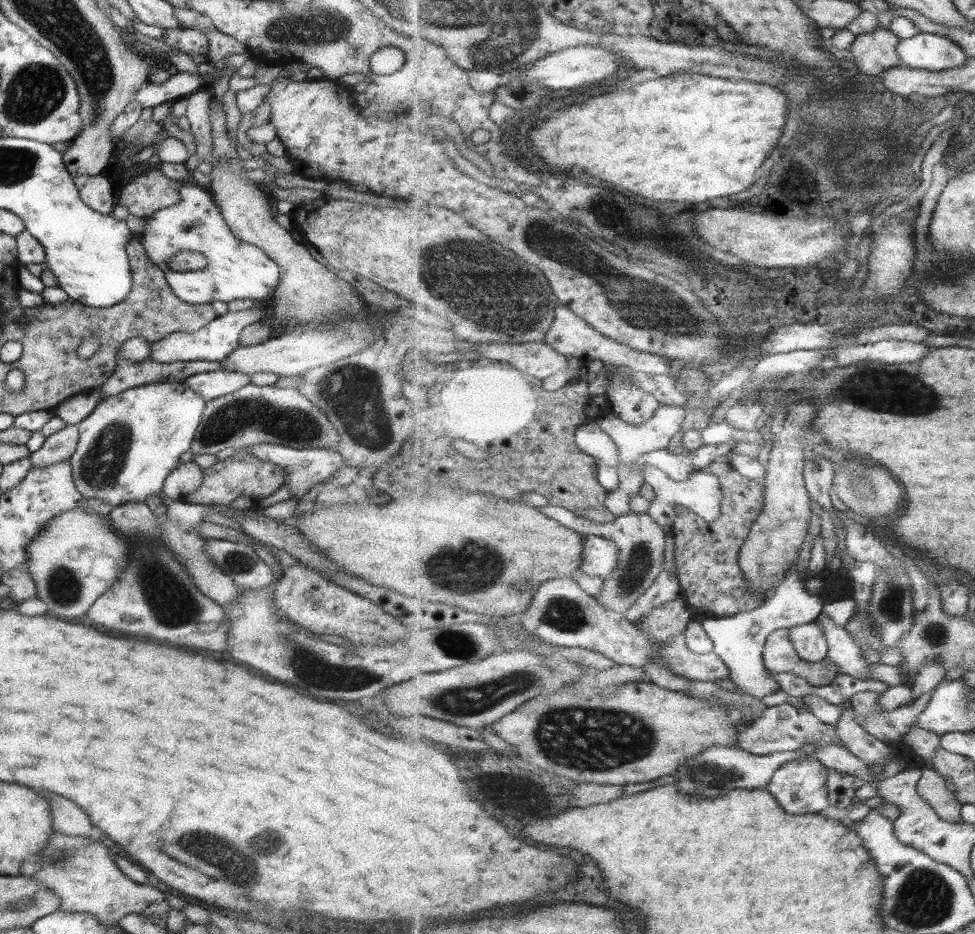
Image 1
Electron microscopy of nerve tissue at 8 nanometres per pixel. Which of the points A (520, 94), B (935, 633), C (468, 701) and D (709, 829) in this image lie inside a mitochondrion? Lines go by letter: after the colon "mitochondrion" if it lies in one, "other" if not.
A: other
B: mitochondrion
C: mitochondrion
D: other

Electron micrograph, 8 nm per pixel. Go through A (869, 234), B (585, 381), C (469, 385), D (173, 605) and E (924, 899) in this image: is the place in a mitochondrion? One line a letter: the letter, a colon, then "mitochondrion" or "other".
A: other
B: other
C: other
D: mitochondrion
E: mitochondrion

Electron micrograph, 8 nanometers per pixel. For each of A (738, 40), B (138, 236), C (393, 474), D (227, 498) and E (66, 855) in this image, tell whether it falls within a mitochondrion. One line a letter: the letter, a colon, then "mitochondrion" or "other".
A: other
B: other
C: other
D: other
E: mitochondrion

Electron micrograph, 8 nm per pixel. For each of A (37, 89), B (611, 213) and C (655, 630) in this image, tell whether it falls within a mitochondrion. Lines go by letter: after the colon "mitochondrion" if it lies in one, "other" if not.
A: mitochondrion
B: mitochondrion
C: other

